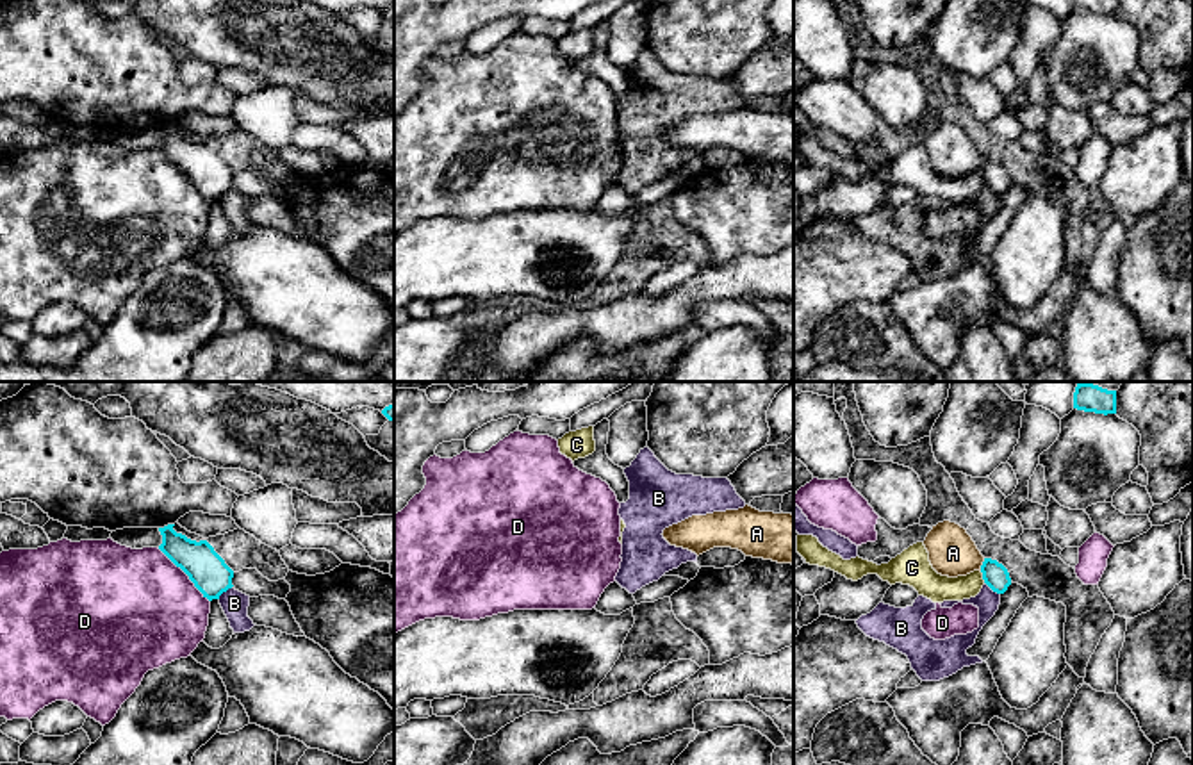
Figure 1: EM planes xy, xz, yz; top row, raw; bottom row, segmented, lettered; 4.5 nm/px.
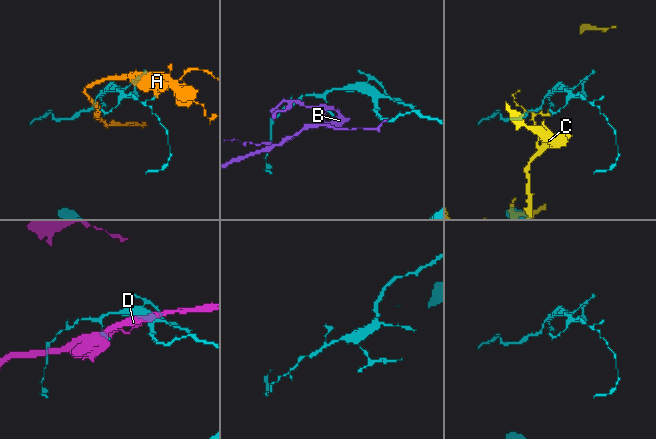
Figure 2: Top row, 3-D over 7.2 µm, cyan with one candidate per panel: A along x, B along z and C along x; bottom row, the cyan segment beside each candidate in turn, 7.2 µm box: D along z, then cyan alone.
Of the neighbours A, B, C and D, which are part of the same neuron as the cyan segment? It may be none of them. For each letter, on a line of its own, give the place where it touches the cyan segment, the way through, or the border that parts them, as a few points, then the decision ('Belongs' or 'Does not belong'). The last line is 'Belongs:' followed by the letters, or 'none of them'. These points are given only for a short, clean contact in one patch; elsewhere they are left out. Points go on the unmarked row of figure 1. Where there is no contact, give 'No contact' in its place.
A: Touches cyan at yz (983, 164). Boundary: yz (985, 159), (979, 168). Does not belong
B: Touches cyan at xy (225, 191). Boundary: xy (232, 186), (218, 198). Does not belong
C: Touches cyan at yz (983, 177). Does not belong
D: Touches cyan at xy (186, 173). Boundary: xy (157, 148), (209, 202). Does not belong
Belongs: none of them

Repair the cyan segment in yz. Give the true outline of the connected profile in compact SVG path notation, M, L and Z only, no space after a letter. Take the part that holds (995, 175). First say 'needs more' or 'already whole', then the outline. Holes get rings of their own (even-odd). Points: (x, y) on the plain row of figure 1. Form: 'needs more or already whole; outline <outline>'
already whole; outline M984 159L981 166L984 184L997 194L1004 194L1011 185L1008 169L997 160Z

